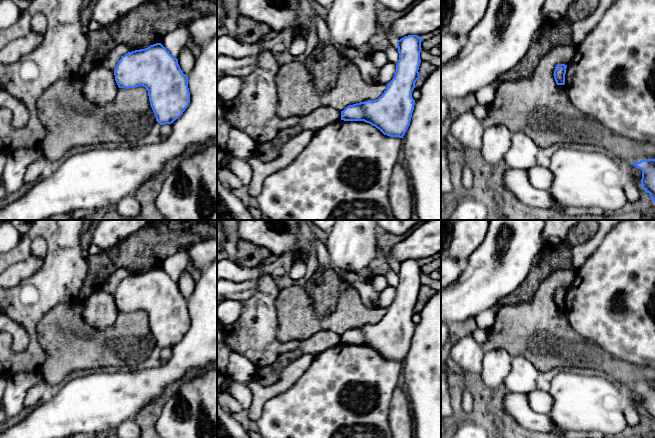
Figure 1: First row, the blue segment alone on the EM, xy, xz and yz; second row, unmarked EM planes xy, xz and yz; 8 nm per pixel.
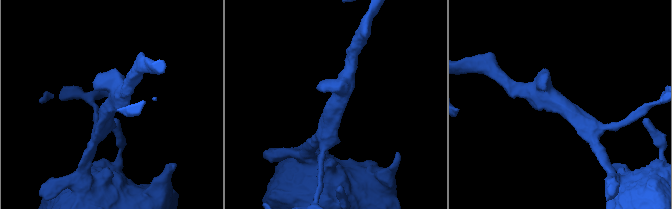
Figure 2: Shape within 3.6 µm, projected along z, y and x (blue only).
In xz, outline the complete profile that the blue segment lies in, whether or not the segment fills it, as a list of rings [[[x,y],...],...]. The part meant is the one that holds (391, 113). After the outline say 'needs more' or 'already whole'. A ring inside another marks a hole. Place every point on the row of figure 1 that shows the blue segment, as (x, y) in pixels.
[[[408,35],[398,40],[396,72],[384,93],[378,99],[347,106],[341,111],[341,120],[364,121],[384,135],[403,138],[415,105],[412,92],[420,78],[421,42],[422,38],[417,35]]]; already whole

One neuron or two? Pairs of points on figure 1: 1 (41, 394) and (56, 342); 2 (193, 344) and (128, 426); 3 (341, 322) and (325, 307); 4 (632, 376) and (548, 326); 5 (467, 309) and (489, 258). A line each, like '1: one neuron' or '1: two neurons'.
1: two neurons
2: two neurons
3: two neurons
4: one neuron
5: one neuron

